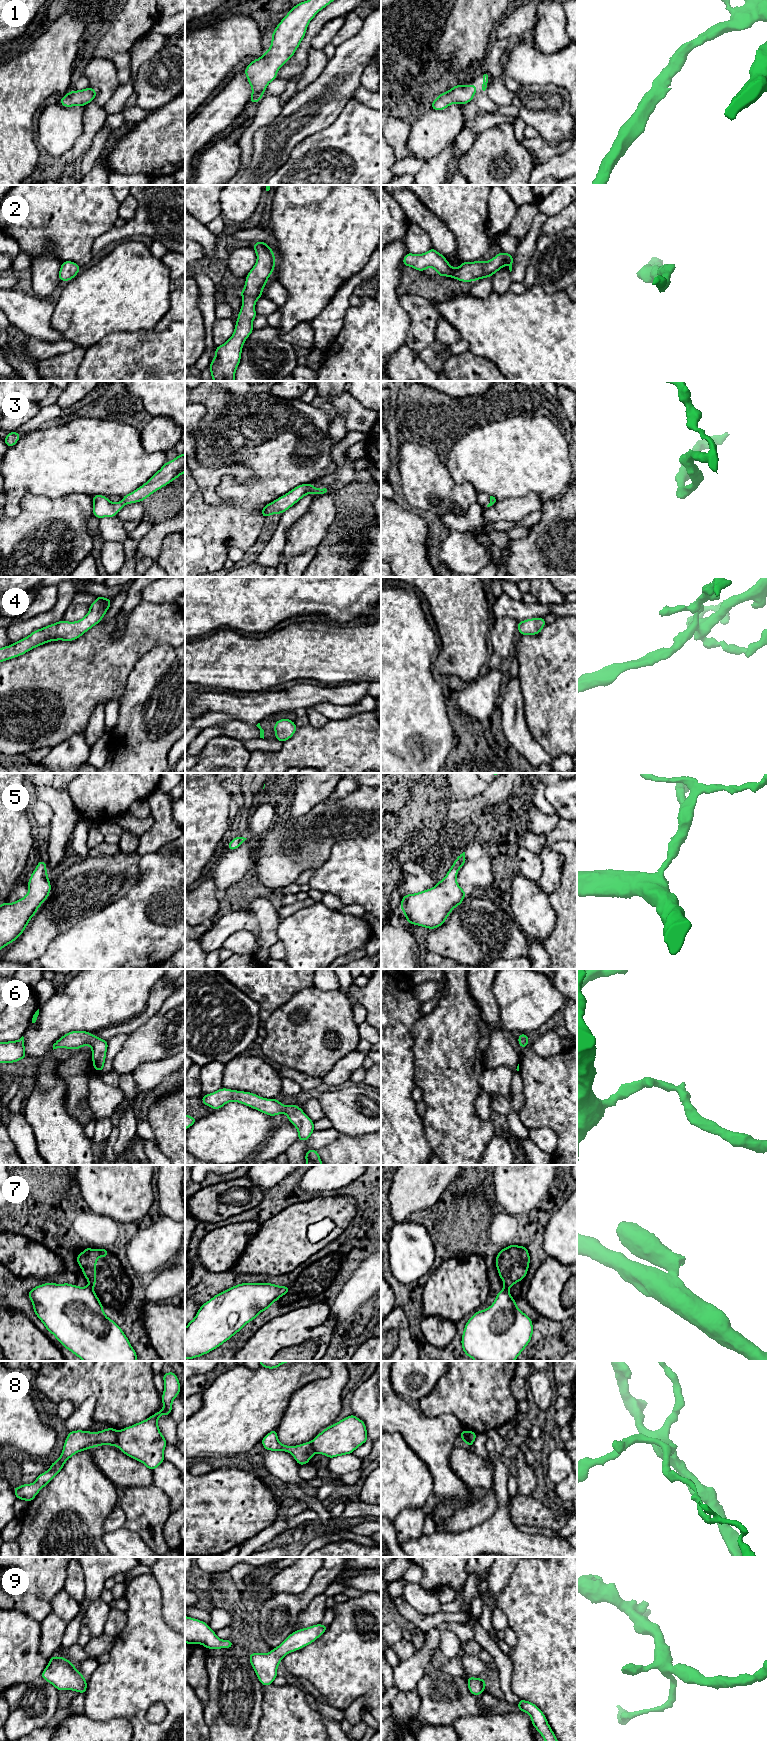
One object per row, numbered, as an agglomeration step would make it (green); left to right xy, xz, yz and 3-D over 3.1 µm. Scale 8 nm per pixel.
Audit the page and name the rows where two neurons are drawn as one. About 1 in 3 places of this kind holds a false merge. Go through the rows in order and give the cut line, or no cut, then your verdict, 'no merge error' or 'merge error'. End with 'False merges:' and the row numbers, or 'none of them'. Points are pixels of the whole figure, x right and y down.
1: no cut | no merge error
2: no cut | no merge error
3: no cut | no merge error
4: no cut | no merge error
5: no cut | no merge error
6: no cut | no merge error
7: yz (504, 1287), (508, 1291) | merge error
8: yz (466, 1431), (466, 1442), (470, 1446) | merge error
9: no cut | no merge error
False merges: 7, 8

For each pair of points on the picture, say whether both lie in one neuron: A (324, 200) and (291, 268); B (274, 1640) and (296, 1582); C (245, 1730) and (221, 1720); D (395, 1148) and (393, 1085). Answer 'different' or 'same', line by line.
A: same
B: different
C: same
D: same

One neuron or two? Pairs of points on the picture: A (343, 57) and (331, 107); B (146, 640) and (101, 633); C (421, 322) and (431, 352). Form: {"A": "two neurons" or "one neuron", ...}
{"A": "one neuron", "B": "one neuron", "C": "two neurons"}

